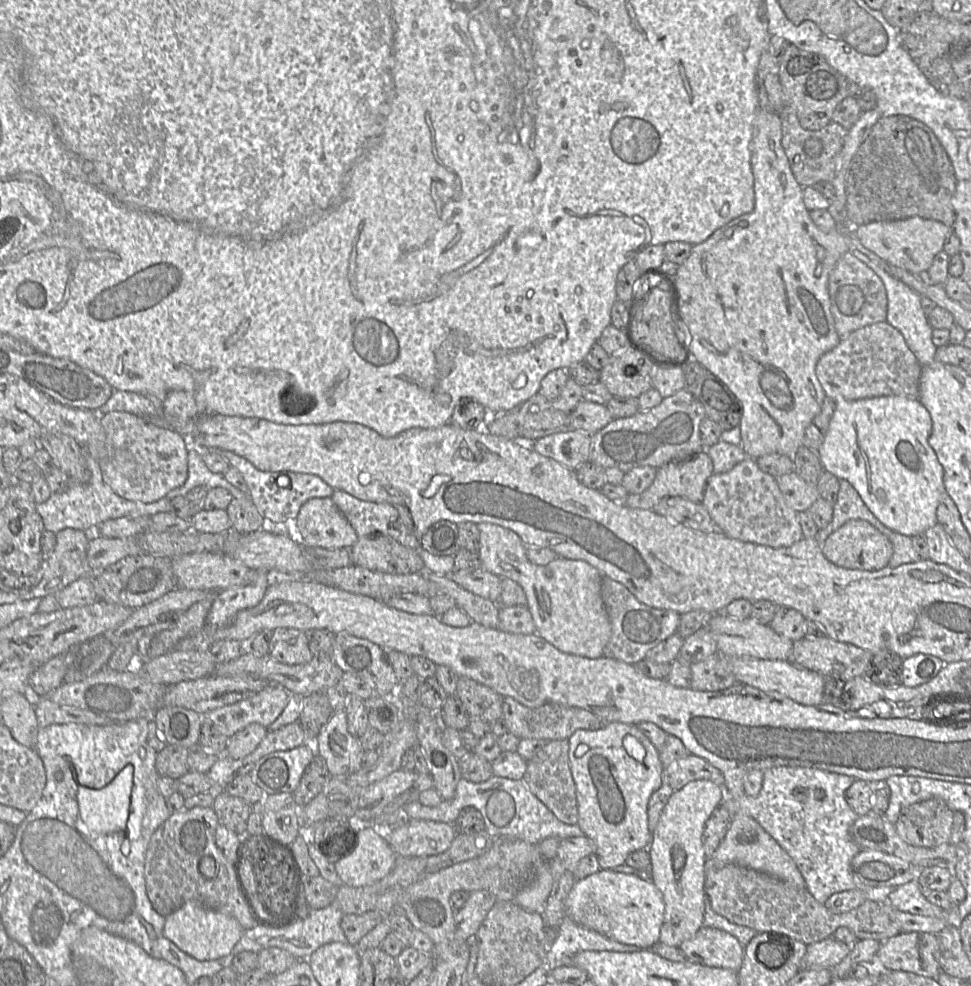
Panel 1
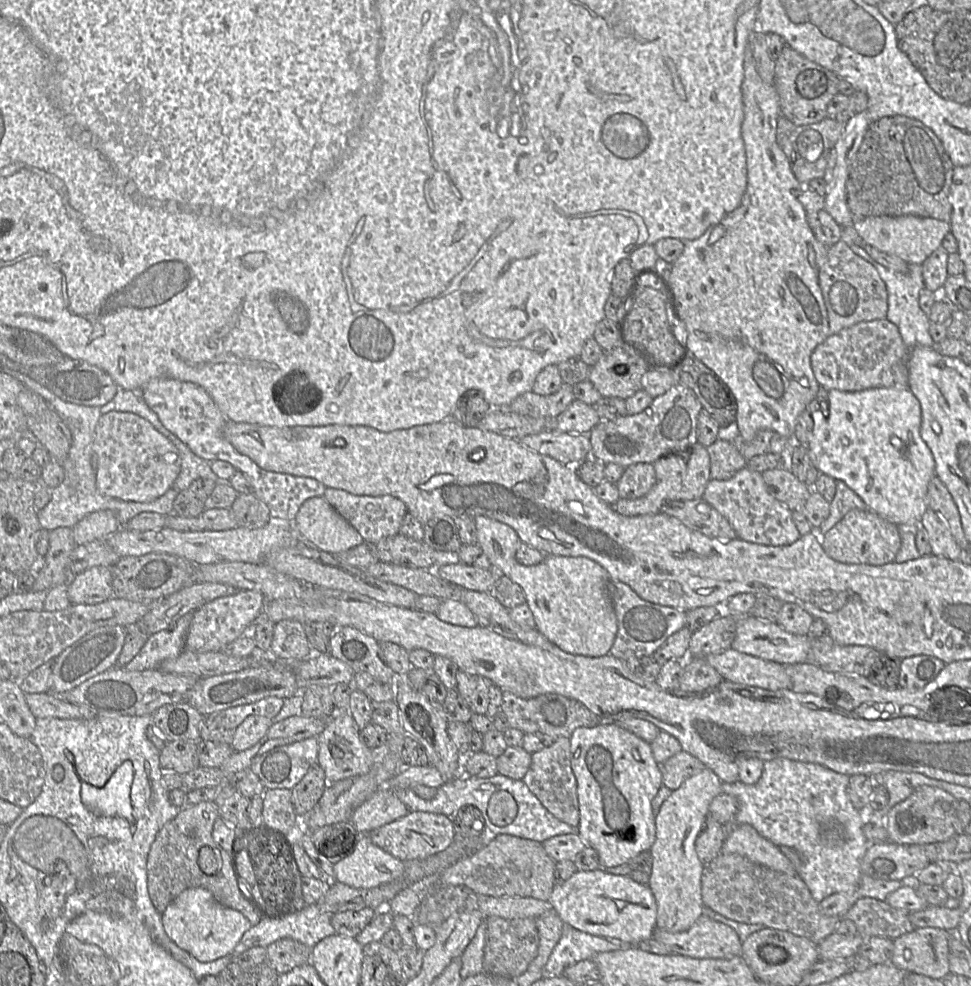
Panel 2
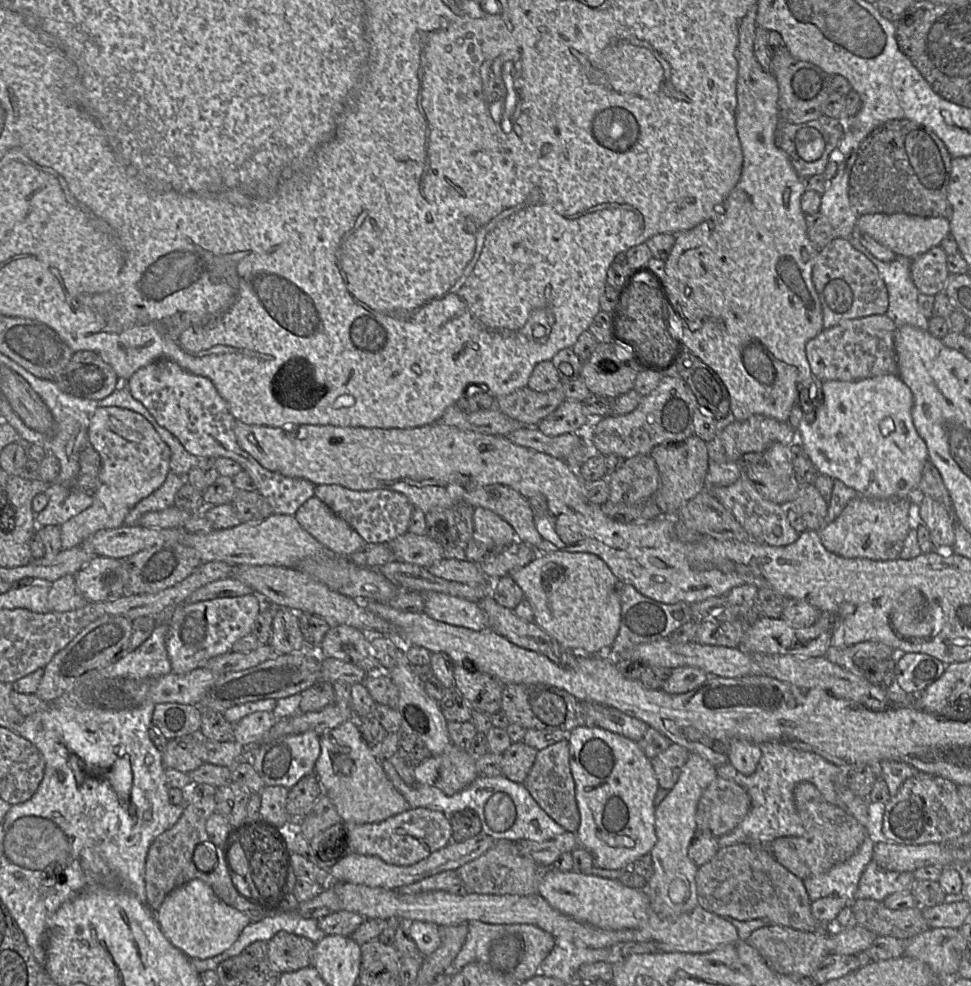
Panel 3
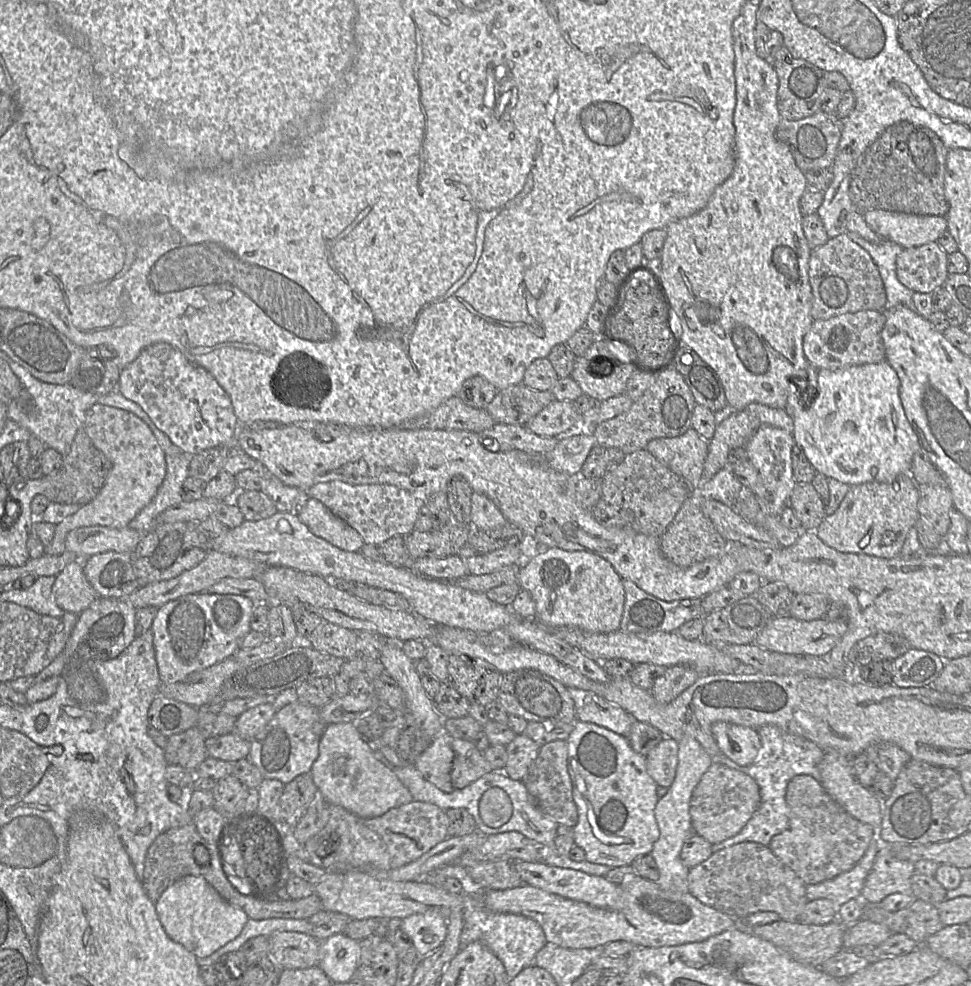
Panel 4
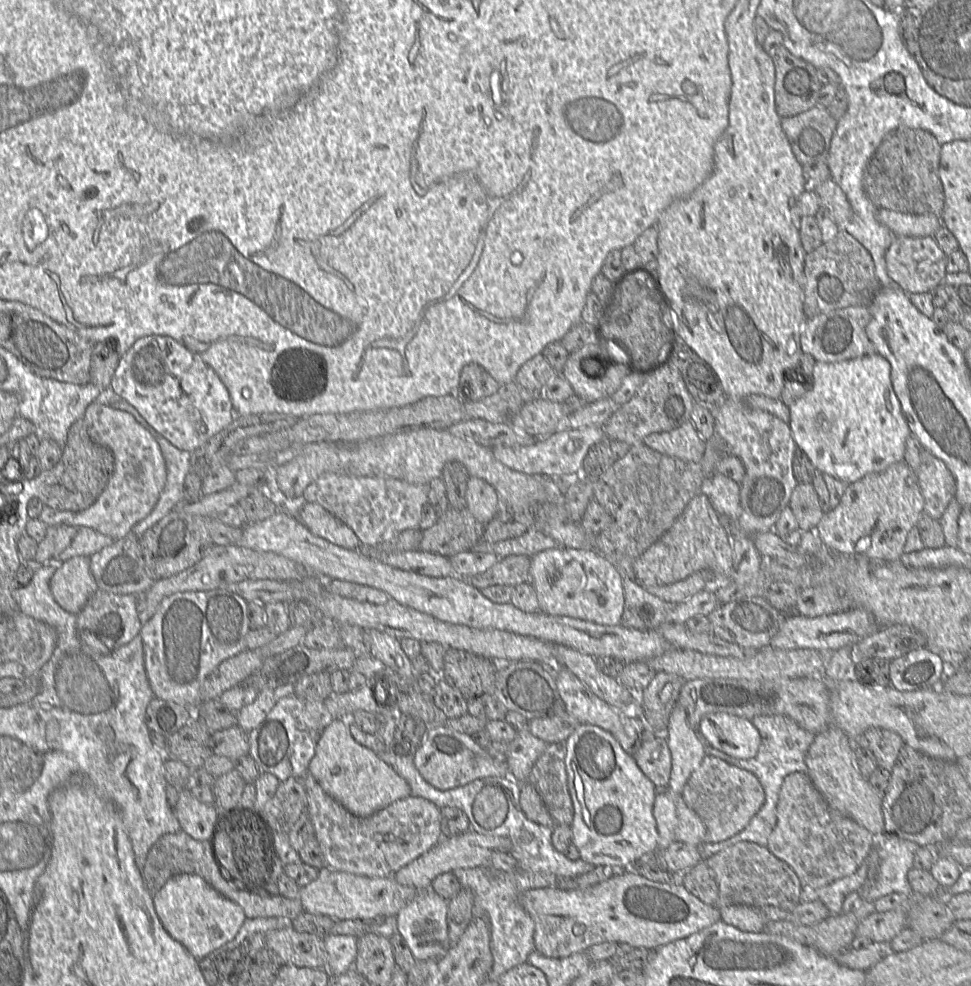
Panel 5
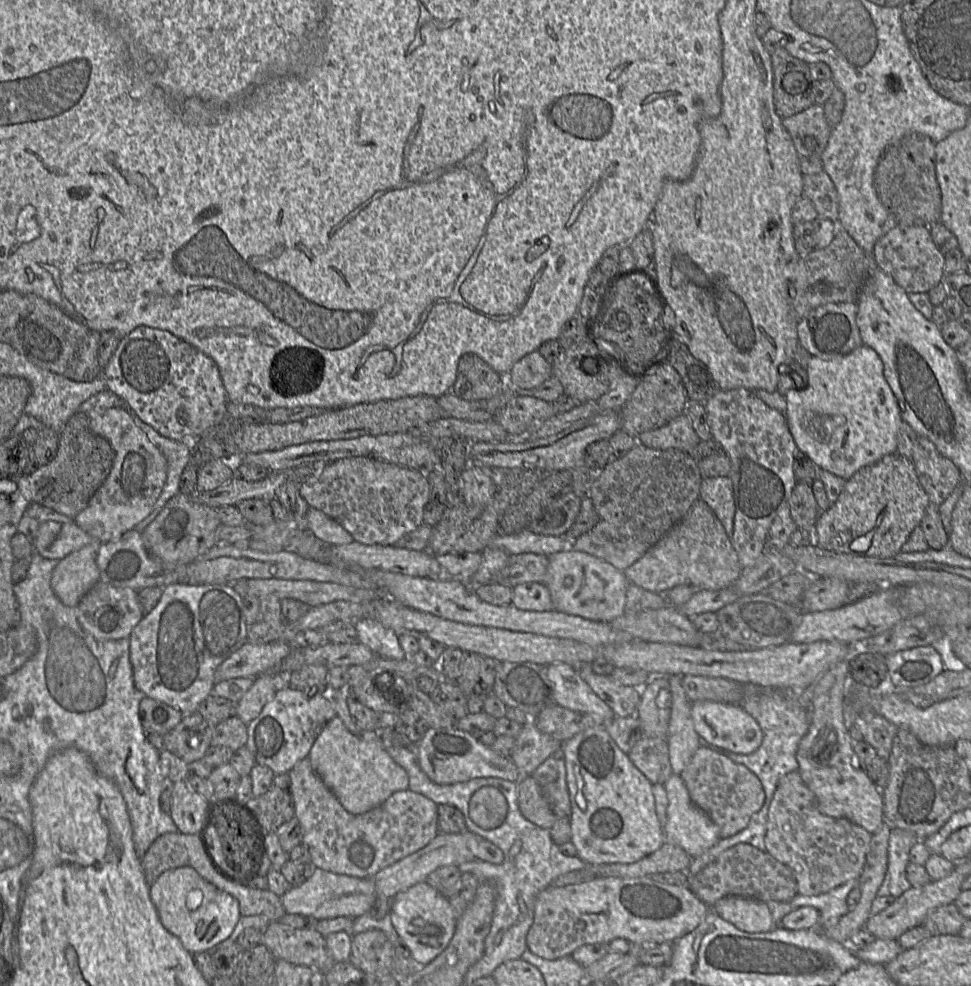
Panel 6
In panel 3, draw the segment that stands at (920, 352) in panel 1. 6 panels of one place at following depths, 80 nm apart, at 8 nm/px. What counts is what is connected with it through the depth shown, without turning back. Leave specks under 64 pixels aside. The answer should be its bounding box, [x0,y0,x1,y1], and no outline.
[863,245,928,331]

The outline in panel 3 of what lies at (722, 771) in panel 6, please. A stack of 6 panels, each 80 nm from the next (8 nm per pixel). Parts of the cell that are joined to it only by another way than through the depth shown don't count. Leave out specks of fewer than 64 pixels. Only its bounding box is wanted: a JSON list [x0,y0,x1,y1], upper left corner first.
[696,776,751,836]

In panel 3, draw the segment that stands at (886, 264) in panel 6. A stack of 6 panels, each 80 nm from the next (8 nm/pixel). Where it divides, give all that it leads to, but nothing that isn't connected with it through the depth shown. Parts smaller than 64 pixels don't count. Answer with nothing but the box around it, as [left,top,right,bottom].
[911,246,949,296]

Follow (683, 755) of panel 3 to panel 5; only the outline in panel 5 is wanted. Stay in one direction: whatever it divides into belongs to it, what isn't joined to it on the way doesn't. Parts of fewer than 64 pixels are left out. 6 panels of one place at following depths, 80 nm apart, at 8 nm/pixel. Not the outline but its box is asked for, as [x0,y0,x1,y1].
[633,735,671,789]

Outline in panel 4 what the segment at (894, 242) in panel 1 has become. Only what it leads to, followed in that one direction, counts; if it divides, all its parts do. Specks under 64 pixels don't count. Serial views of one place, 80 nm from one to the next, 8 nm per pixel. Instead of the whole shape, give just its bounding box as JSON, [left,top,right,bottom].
[863,210,947,248]

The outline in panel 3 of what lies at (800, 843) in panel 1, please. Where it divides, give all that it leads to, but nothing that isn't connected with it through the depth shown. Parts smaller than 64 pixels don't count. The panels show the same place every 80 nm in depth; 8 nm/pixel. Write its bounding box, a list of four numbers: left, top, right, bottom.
[716,741,875,902]

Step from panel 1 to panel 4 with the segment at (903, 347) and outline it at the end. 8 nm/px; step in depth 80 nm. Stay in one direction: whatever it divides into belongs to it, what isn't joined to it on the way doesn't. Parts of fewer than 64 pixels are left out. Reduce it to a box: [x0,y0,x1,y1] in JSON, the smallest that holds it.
[803,310,885,370]

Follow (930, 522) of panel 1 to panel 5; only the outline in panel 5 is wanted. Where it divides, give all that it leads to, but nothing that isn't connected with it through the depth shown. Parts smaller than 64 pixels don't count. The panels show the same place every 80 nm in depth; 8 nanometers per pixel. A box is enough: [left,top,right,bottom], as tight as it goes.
[789,353,911,484]

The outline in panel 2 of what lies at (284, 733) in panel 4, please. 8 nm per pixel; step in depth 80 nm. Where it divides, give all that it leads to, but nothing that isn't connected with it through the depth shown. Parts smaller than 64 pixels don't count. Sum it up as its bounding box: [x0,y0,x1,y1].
[250,737,318,789]

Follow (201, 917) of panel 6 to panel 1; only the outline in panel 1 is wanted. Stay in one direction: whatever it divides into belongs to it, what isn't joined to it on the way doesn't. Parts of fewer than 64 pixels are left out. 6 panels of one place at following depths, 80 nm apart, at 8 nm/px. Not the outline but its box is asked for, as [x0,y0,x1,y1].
[163,901,245,961]

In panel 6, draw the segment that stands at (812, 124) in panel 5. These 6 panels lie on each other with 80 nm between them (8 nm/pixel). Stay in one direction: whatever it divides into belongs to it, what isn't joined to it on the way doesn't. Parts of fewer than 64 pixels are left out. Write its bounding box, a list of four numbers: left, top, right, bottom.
[781,103,831,157]

